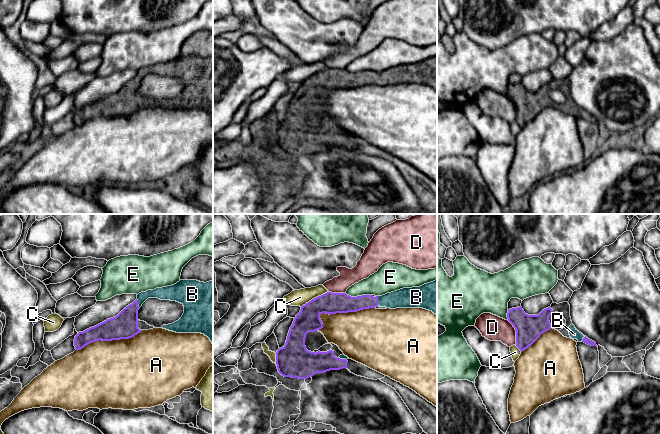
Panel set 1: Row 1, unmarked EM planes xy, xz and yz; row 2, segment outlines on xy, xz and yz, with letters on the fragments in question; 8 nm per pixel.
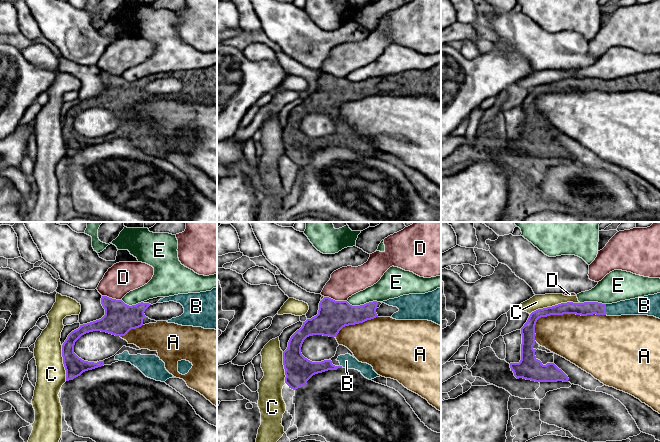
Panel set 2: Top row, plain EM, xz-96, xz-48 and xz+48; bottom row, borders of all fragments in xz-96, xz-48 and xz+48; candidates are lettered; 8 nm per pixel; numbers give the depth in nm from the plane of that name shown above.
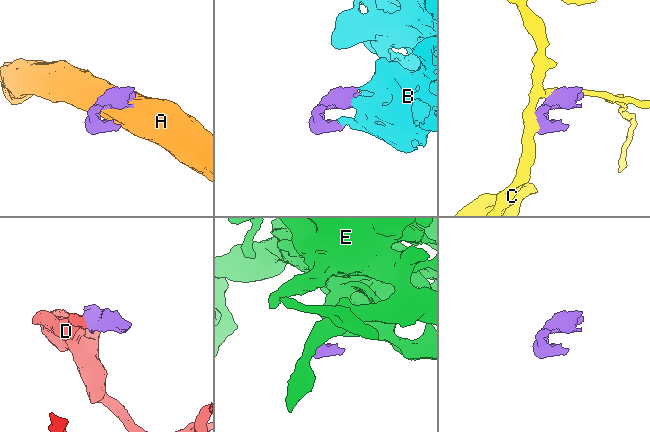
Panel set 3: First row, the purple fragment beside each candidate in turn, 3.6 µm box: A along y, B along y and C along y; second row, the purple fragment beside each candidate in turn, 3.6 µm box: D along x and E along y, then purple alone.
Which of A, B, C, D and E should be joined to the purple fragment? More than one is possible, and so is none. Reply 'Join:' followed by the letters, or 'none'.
Join: B

